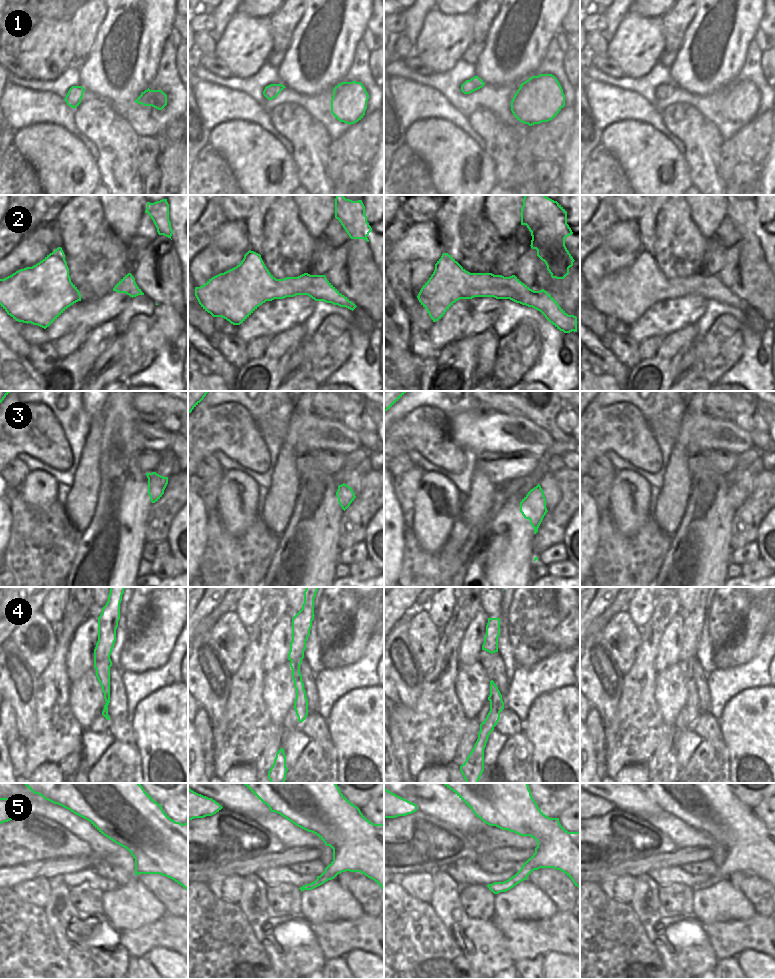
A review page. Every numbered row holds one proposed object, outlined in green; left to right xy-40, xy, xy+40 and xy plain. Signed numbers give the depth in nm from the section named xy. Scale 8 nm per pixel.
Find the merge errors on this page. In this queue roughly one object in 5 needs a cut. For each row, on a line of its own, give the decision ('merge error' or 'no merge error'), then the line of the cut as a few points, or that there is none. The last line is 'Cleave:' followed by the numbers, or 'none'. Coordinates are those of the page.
1: no merge error; no cut
2: no merge error; no cut
3: no merge error; no cut
4: no merge error; no cut
5: no merge error; no cut
Cleave: none

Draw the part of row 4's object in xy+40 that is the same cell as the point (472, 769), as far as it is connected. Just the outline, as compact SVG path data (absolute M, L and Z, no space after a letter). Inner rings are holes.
M490 681L490 711L486 719L480 724L478 739L468 755L466 761L460 766L460 771L466 783L478 783L484 771L484 749L490 733L500 719L500 712L504 709L502 695L494 683Z

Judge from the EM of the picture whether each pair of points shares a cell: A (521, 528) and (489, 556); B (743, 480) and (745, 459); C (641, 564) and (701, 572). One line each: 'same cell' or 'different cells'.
A: same cell
B: different cells
C: different cells

